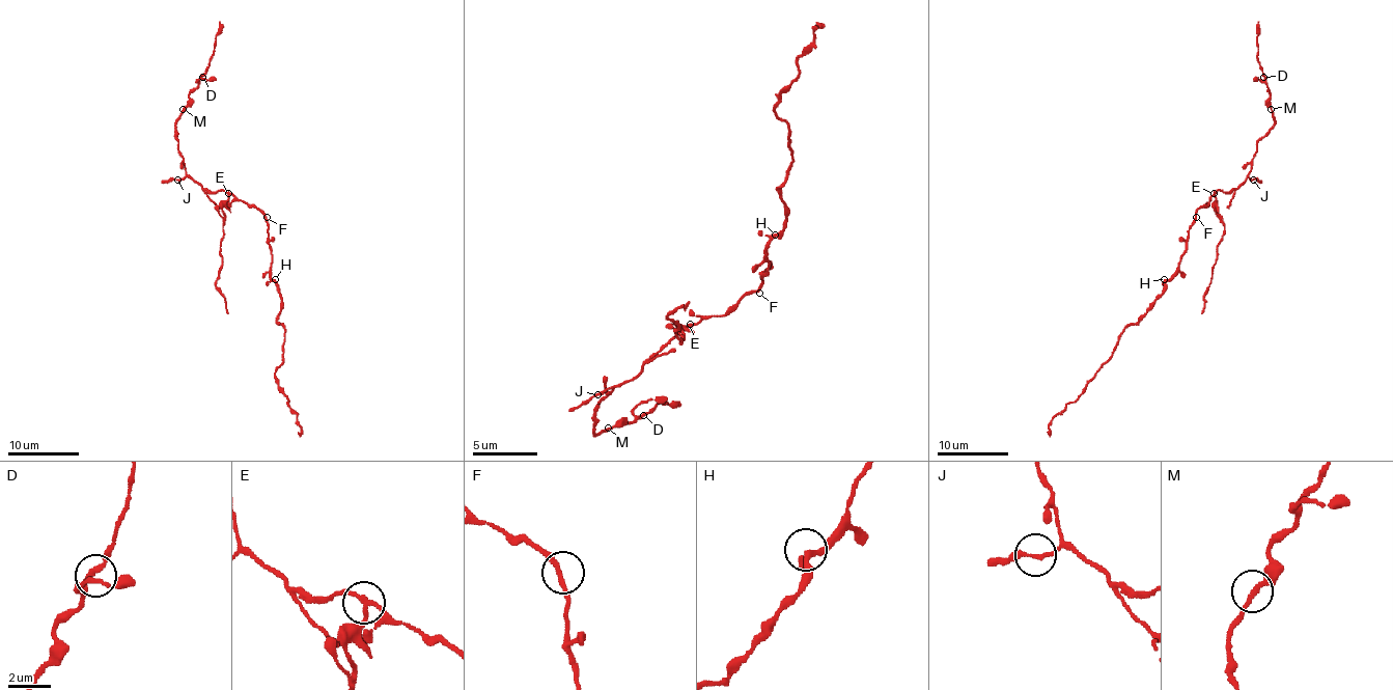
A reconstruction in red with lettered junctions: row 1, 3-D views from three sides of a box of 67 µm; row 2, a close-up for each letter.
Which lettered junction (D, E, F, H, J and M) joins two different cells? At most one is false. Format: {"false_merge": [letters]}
{"false_merge": ["E"]}

